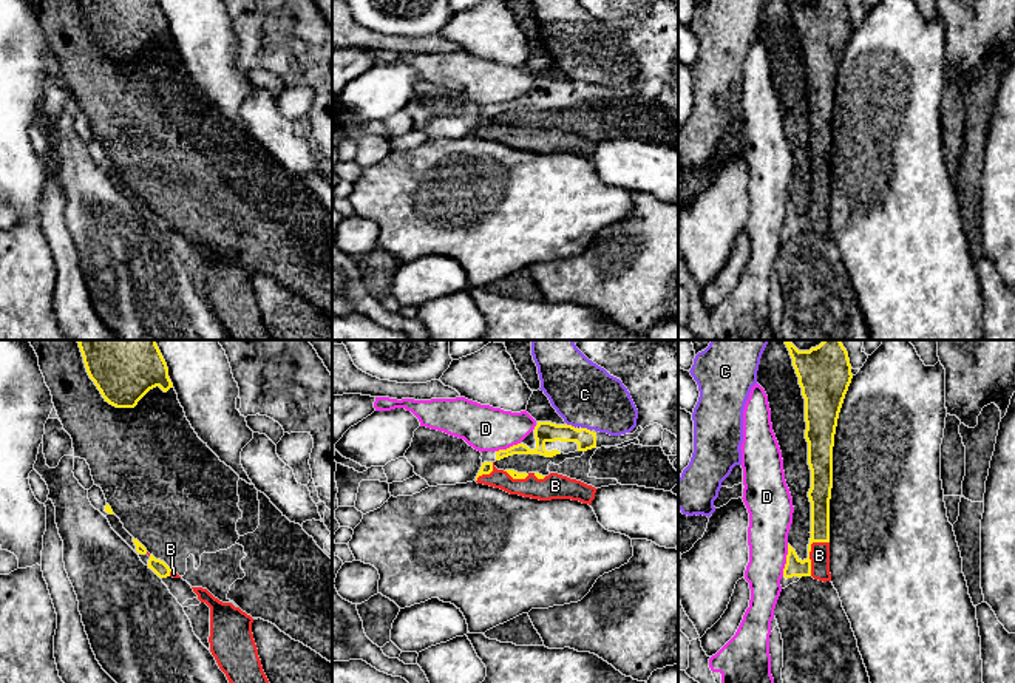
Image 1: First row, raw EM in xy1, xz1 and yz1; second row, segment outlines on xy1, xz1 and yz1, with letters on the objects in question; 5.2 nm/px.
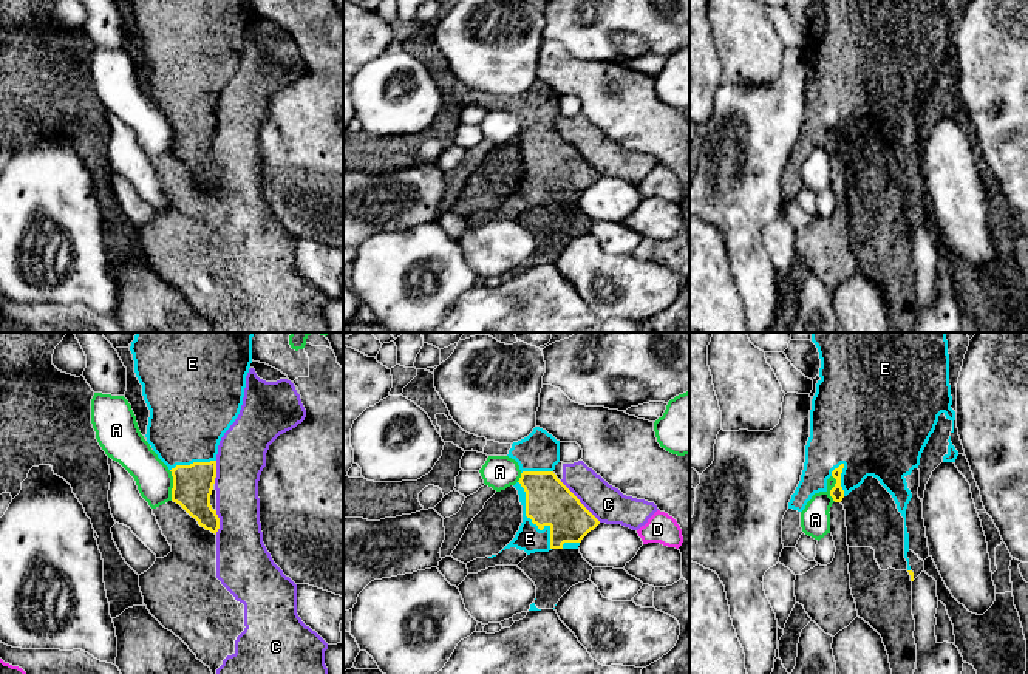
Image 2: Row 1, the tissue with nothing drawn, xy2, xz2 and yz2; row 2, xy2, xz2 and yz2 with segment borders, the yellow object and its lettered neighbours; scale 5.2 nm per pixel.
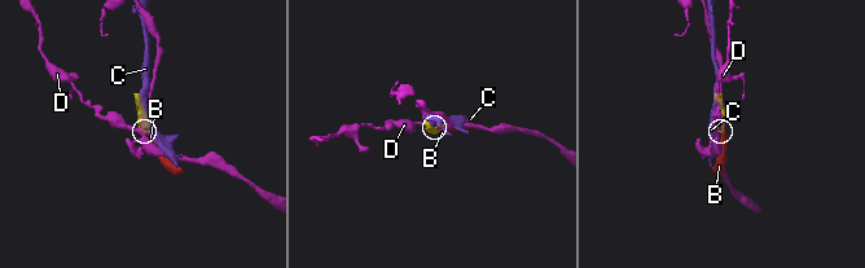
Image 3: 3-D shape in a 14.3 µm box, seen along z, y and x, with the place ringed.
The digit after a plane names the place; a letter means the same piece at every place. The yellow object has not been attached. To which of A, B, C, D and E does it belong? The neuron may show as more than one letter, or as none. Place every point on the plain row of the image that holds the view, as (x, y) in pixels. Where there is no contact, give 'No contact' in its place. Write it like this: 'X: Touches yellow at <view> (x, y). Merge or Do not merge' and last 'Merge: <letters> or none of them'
A: Touches yellow at xy2 (173, 139). Do not merge
B: Touches yellow at yz1 (810, 204). Merge
C: Touches yellow at xz2 (578, 155). Do not merge
D: Touches yellow at yz1 (787, 214). Do not merge
E: Touches yellow at xz2 (532, 175). Merge
Merge: B, E

